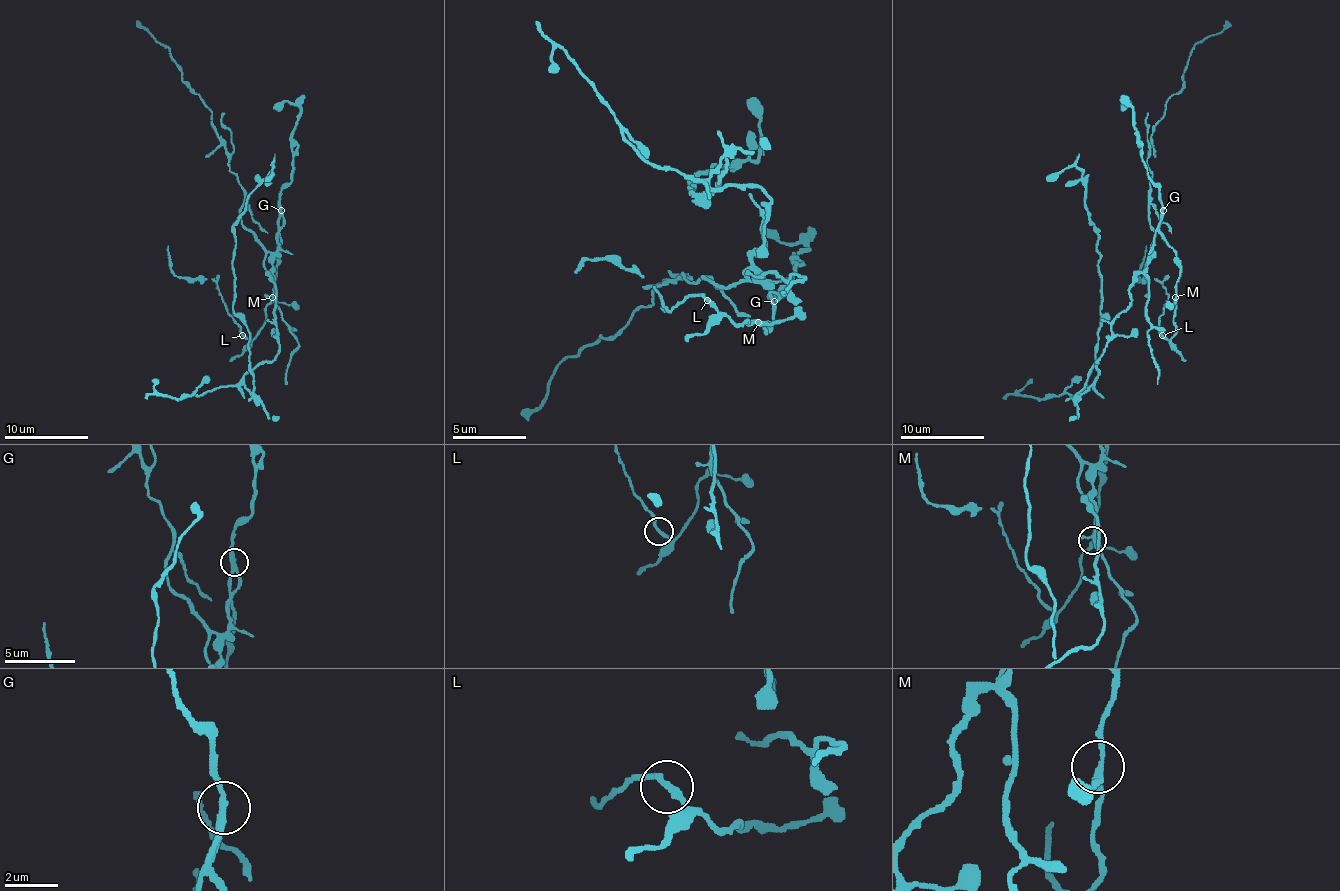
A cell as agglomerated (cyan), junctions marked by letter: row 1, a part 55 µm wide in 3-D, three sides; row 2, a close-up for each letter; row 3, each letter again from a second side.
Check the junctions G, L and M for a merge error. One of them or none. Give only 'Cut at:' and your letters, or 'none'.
Cut at: G

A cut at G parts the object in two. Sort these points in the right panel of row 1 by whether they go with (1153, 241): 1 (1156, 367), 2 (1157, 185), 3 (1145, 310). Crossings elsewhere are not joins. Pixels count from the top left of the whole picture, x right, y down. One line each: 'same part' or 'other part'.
1: same part
2: other part
3: same part

